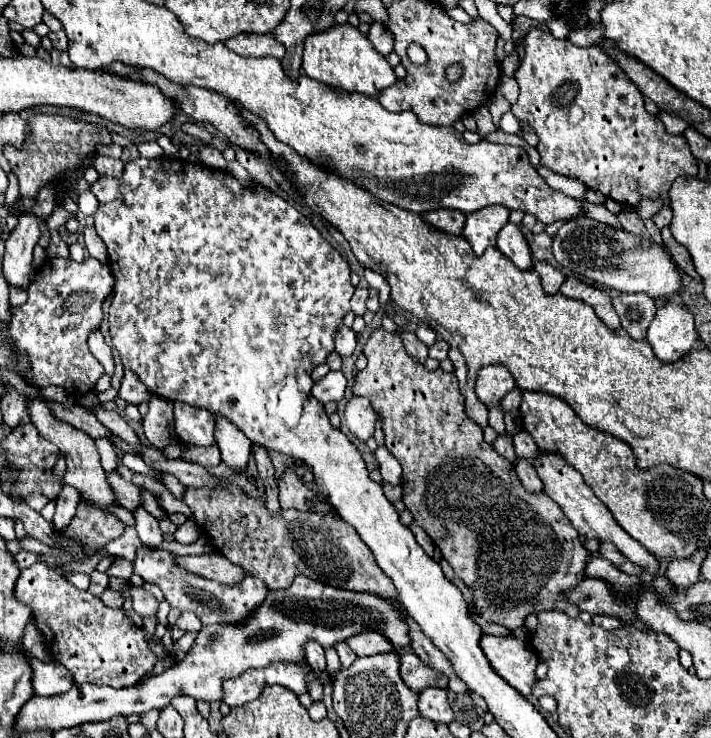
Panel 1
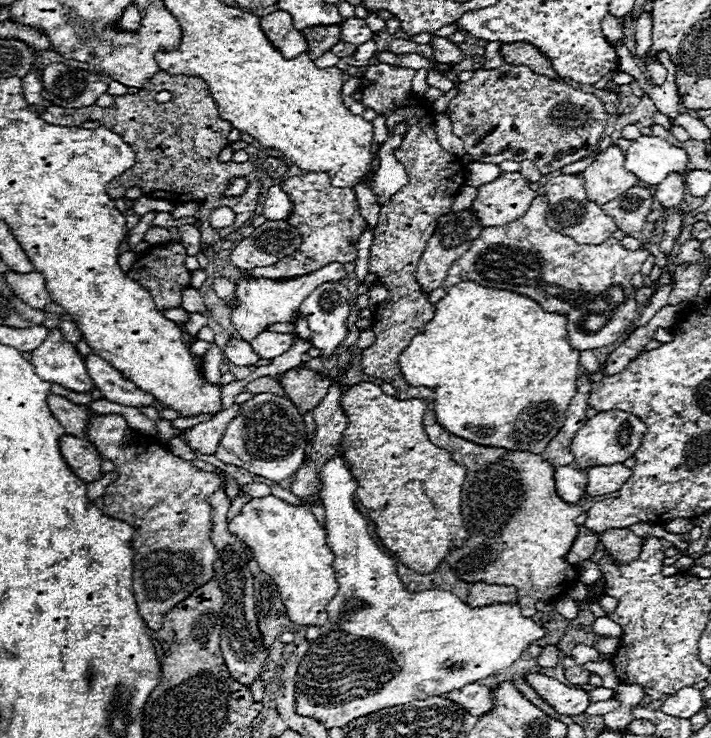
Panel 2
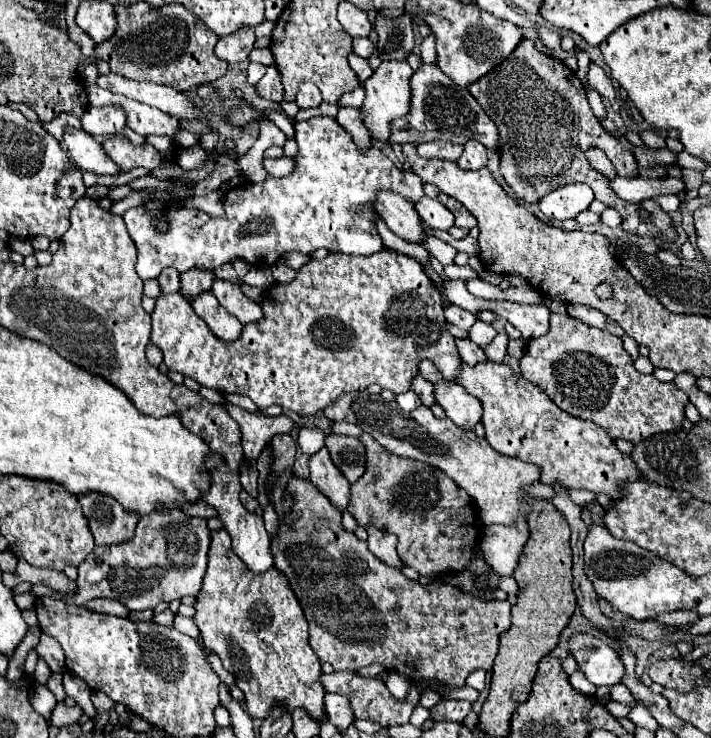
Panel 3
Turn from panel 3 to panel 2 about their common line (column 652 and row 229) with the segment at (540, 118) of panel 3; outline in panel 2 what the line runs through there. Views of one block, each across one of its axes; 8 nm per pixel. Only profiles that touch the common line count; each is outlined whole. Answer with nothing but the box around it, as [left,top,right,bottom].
[40,72,260,250]

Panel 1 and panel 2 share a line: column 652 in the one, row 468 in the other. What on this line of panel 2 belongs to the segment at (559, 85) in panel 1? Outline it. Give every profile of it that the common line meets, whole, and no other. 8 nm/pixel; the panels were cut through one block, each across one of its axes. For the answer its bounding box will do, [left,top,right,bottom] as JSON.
[86,416,220,630]

